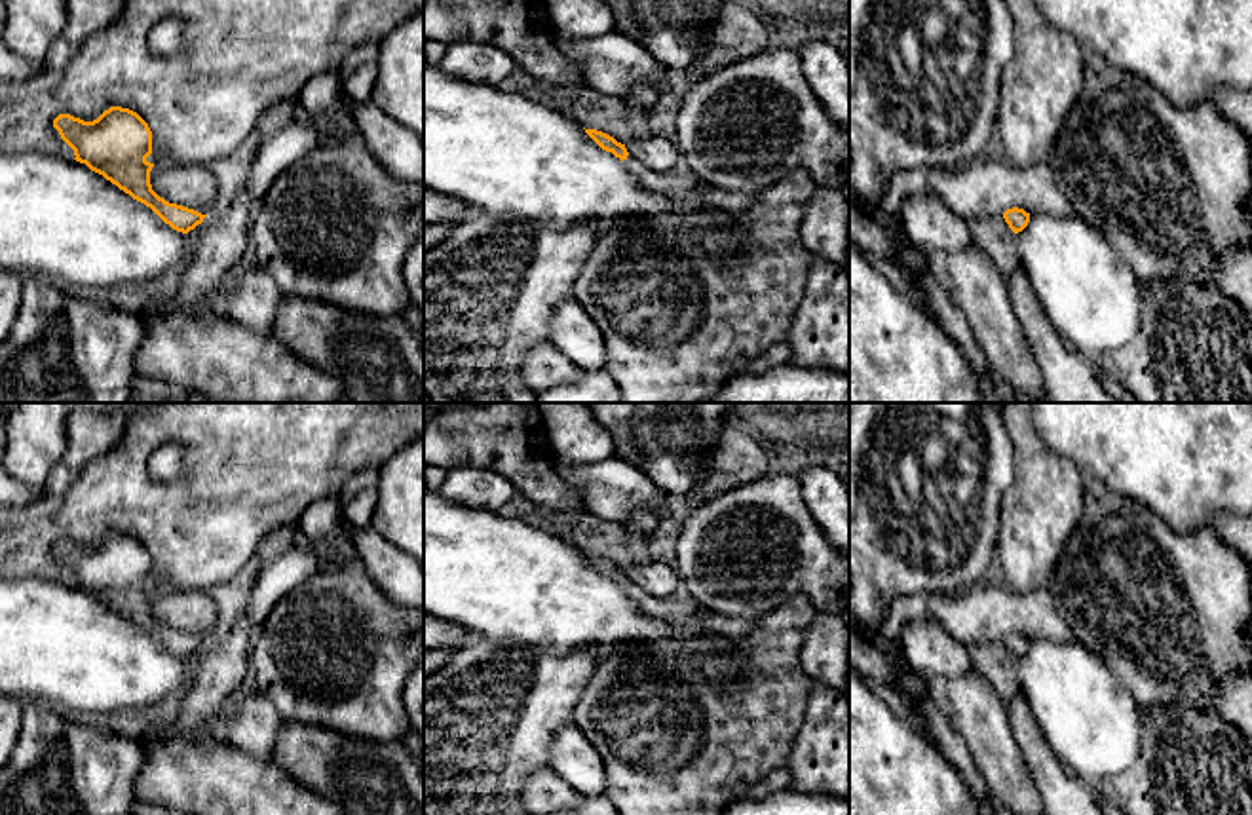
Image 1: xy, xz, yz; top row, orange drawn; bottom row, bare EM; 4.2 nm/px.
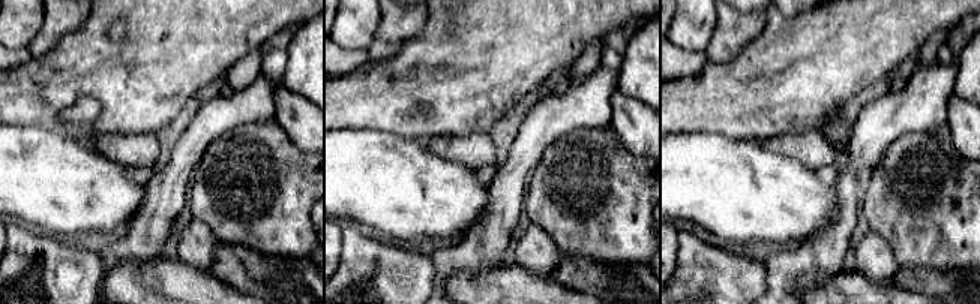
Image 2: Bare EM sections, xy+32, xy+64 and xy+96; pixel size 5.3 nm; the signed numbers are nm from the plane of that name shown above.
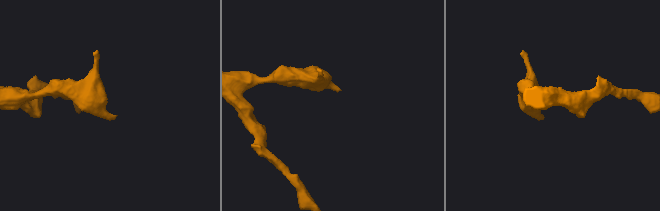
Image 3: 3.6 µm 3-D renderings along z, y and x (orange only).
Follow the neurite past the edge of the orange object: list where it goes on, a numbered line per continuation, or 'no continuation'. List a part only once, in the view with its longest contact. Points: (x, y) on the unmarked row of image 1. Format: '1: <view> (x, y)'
no continuation

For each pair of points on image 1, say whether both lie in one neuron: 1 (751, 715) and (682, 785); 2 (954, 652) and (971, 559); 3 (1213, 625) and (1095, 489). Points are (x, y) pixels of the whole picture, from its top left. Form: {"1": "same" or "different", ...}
{"1": "same", "2": "different", "3": "same"}

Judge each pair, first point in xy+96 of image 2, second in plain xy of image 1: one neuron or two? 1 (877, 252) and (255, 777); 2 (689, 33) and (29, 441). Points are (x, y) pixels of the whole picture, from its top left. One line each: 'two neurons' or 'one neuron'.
1: two neurons
2: one neuron

